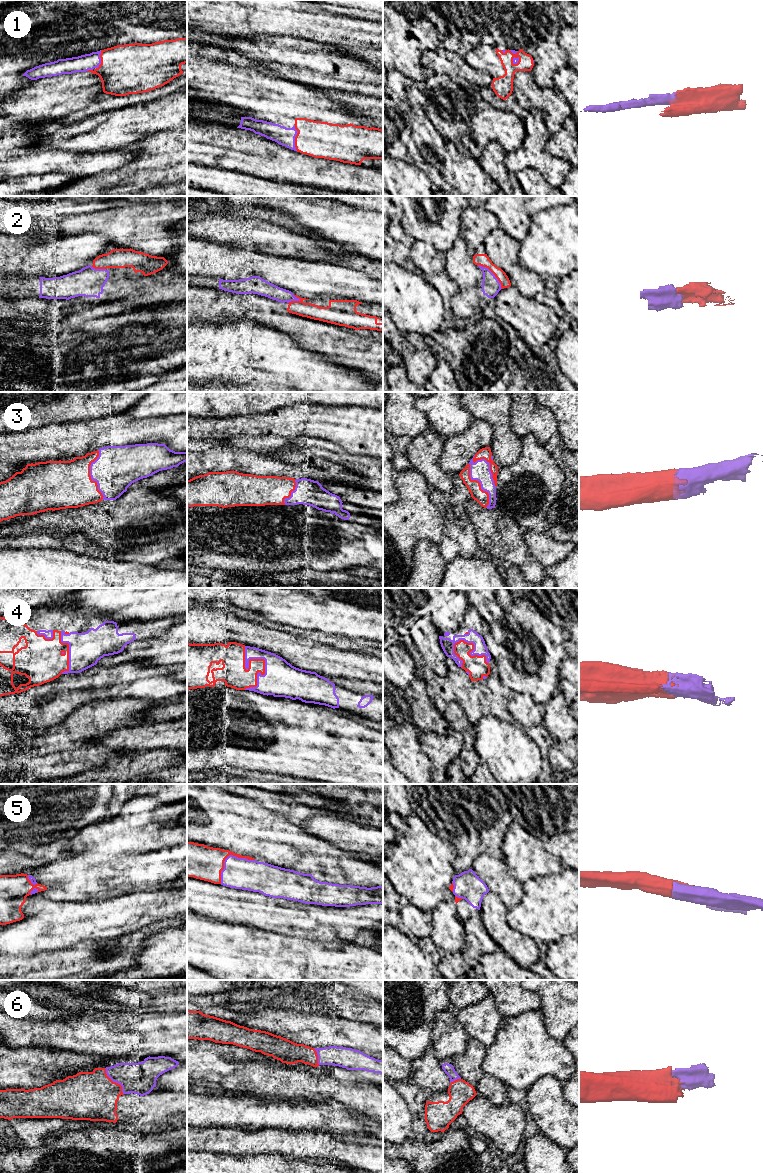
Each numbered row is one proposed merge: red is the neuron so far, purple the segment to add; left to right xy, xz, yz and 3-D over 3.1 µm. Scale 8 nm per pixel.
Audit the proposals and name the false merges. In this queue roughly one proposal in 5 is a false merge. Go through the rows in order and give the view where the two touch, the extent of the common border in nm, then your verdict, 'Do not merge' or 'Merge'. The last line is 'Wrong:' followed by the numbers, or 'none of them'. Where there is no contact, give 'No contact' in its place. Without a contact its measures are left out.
1: Touches red in xz. Shared border 220 nm. Merge
2: Touches red in yz. Shared border 280 nm. Merge
3: Touches red in xy. Shared border 400 nm. Merge
4: Touches red in xz. Shared border 360 nm. Merge
5: Touches red in xz. Shared border 340 nm. Merge
6: Touches red in xy. Shared border 260 nm. Merge
Wrong: none of them

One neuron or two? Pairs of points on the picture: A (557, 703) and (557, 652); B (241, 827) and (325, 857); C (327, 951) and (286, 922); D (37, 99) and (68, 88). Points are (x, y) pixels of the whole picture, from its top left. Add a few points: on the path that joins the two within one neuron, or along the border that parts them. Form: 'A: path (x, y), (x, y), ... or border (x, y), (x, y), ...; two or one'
A: border (552, 696), (543, 705); two
B: path (262, 833), (281, 844), (304, 853); one
C: border (288, 935), (334, 943); two
D: path (45, 99), (60, 96); one

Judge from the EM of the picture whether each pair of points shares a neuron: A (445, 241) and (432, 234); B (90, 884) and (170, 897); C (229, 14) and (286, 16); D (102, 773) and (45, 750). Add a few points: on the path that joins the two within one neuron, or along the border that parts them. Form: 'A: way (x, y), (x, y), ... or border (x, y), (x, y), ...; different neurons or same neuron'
A: way (442, 238), (435, 234); same neuron
B: border (160, 887), (154, 890), (133, 891), (114, 898); different neurons
C: way (243, 13), (272, 13); same neuron
D: border (112, 757), (99, 766), (93, 766), (79, 773); different neurons

